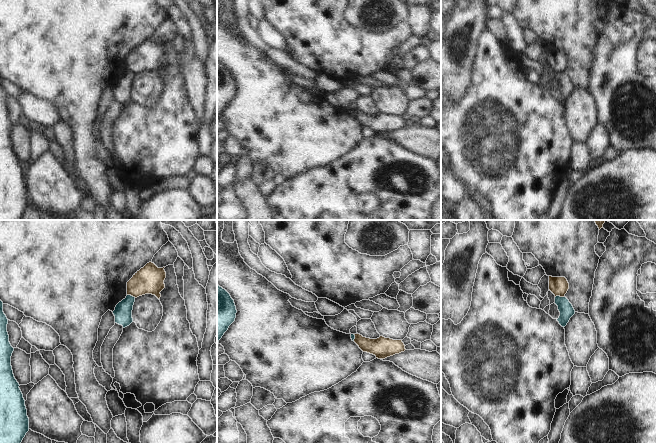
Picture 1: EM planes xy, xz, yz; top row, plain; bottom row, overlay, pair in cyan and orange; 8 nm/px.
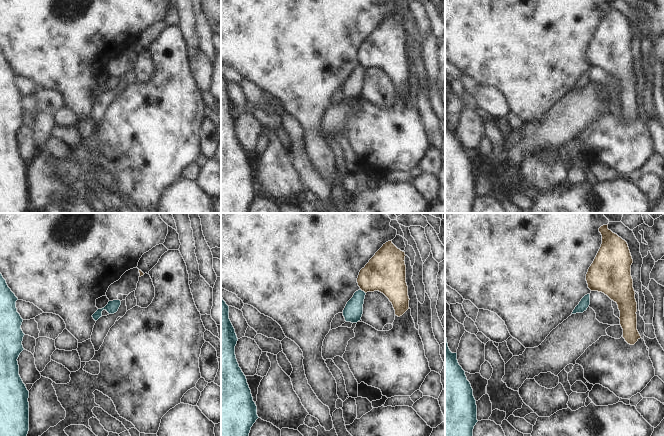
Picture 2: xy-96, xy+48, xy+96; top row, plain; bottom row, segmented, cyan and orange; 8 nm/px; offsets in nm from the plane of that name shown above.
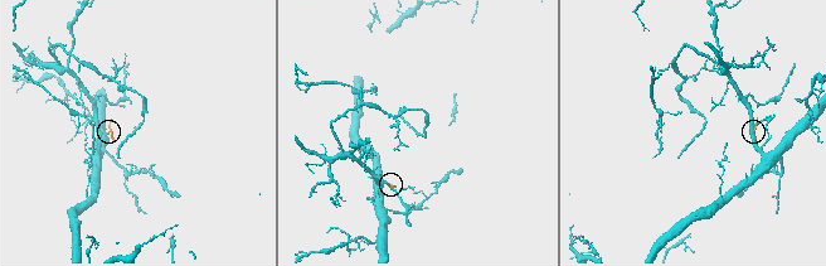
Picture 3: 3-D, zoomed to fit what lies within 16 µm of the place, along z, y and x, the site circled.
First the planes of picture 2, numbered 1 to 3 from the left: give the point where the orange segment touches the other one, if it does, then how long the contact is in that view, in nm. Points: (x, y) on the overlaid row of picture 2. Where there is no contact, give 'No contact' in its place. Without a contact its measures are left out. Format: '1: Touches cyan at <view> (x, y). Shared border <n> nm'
1: No contact
2: Touches cyan at xy+48 (363, 291). Shared border 50 nm
3: No contact

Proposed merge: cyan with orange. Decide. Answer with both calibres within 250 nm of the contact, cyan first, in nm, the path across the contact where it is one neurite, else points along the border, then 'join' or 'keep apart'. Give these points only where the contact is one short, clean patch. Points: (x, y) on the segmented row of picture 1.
calibres 120 and 150 nm; border yz (563, 296), (555, 297); keep apart

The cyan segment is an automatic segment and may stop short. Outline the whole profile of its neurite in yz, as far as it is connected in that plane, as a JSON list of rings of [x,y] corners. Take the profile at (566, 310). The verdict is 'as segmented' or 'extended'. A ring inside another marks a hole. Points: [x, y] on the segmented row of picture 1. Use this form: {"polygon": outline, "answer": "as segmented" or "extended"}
{"polygon": [[[556,296],[555,304],[558,306],[558,310],[560,312],[560,316],[557,321],[562,327],[565,327],[570,318],[575,314],[575,310],[566,297]]], "answer": "as segmented"}

